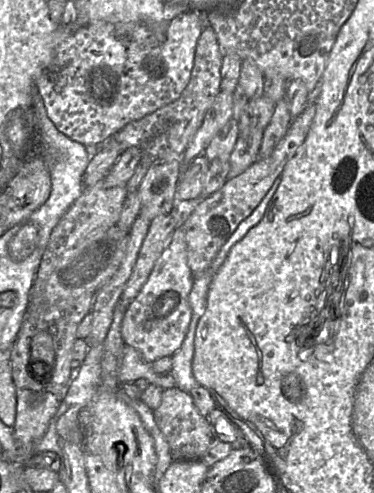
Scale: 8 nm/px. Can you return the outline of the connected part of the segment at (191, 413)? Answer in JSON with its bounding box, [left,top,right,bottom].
[154,387,214,460]

